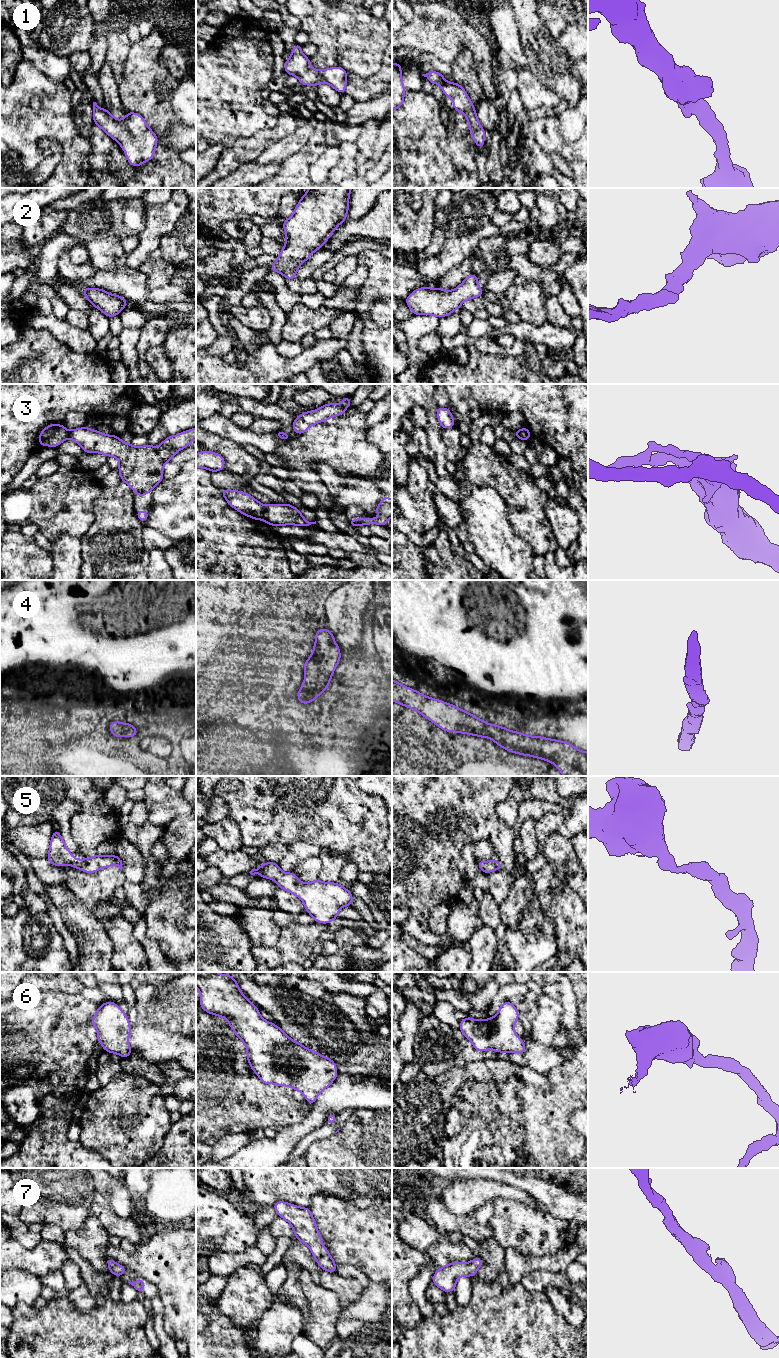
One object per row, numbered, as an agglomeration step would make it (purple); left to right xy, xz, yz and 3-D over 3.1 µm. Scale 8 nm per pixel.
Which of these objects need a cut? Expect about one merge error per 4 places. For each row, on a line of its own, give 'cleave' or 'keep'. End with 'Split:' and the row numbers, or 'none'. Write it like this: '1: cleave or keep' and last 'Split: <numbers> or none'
1: keep
2: keep
3: cleave
4: keep
5: keep
6: keep
7: keep
Split: 3

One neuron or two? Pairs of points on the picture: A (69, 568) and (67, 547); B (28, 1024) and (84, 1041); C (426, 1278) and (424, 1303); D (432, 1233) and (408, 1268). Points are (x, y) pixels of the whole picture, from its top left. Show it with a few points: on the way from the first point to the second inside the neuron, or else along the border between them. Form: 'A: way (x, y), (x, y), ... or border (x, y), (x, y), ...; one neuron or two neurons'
A: way (67, 563), (67, 552); one neuron
B: way (42, 1038), (70, 1039); one neuron
C: way (421, 1284), (421, 1297); one neuron
D: border (402, 1239), (412, 1247), (426, 1252); two neurons

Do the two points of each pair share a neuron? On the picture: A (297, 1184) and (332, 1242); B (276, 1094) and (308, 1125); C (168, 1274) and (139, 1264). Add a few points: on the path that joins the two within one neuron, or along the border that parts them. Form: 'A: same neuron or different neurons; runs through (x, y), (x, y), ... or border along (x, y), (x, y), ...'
A: different neurons; border along (332, 1196), (316, 1193), (308, 1207)
B: different neurons; border along (303, 1118), (296, 1123), (280, 1128)
C: same neuron; runs through (161, 1267), (158, 1264), (146, 1264)

